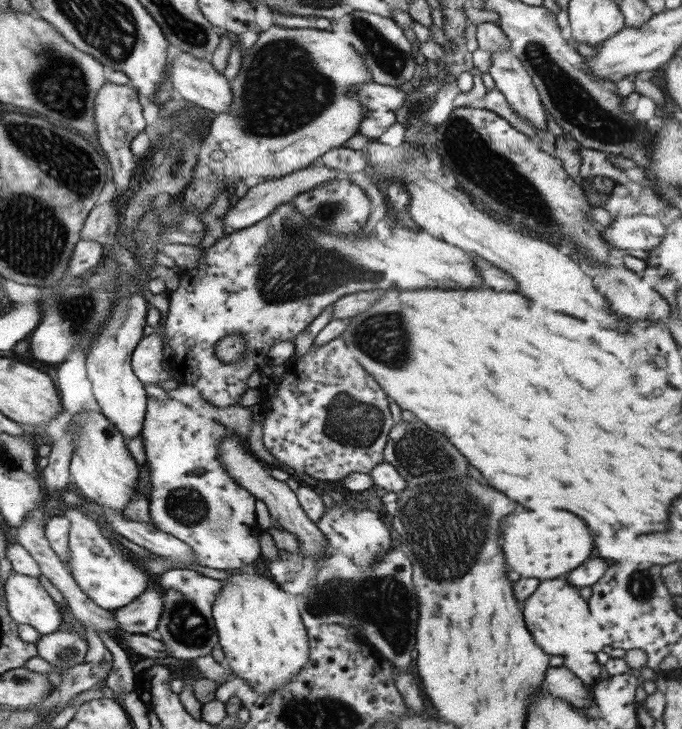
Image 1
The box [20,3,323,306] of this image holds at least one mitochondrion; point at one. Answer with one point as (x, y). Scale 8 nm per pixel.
(56, 79)

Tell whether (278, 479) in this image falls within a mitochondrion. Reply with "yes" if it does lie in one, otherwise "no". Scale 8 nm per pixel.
no

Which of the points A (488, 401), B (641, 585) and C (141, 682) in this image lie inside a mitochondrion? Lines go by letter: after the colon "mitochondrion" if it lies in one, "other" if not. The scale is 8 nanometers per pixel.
A: other
B: mitochondrion
C: other

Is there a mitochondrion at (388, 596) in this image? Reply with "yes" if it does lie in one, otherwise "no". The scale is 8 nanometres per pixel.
yes

